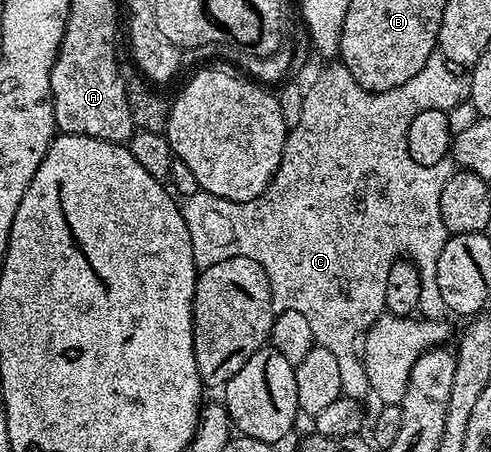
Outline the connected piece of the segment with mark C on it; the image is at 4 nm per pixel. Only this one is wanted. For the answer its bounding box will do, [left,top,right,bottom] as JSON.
[182,51,469,402]

